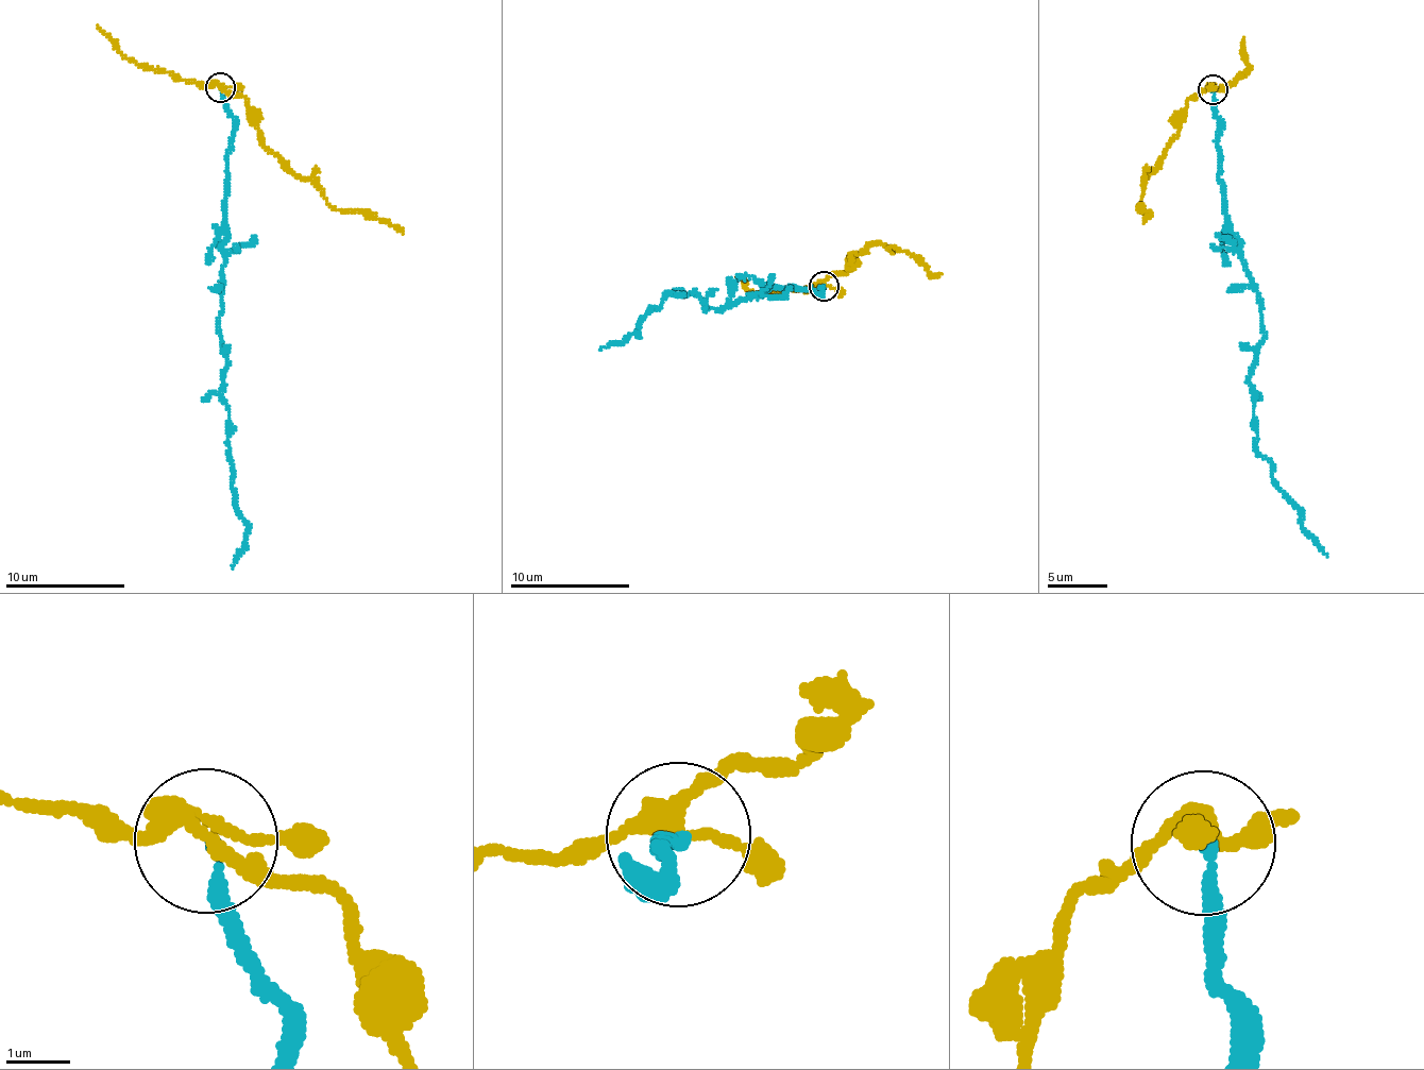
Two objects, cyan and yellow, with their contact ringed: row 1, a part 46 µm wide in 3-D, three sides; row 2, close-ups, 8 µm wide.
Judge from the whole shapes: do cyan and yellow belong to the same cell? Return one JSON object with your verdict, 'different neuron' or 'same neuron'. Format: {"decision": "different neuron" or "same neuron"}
{"decision": "different neuron"}

